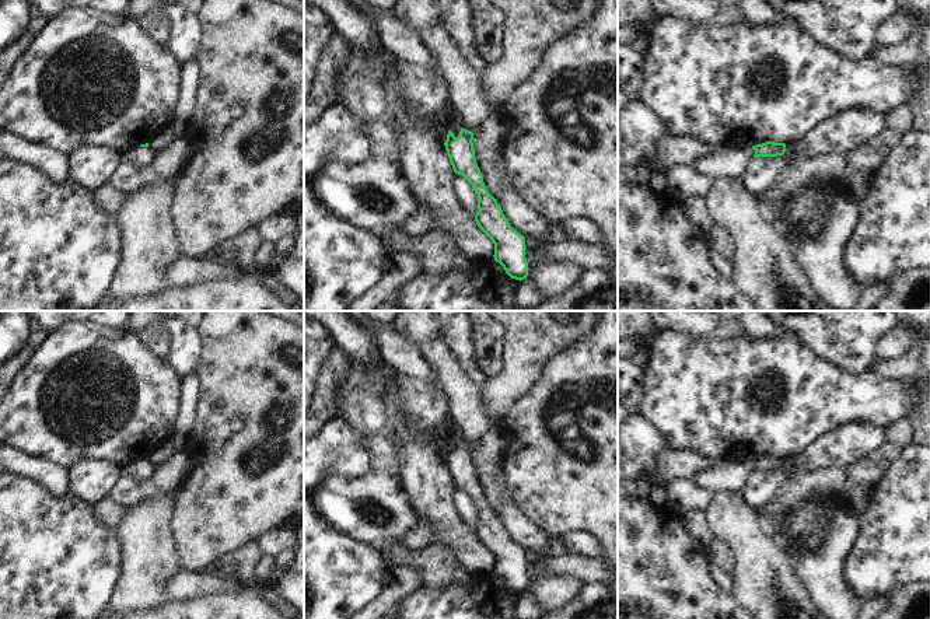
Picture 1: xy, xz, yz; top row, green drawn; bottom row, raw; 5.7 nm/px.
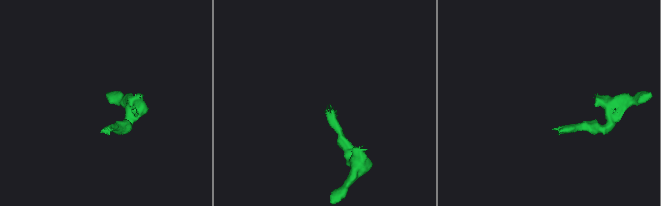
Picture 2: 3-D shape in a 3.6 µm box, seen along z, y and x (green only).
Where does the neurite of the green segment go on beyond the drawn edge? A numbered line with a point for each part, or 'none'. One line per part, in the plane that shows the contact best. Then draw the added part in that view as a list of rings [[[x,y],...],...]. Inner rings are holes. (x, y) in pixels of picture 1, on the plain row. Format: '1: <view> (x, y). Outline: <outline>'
1: xz (455, 439). Outline: [[[458,426],[452,427],[451,430],[451,436],[448,437],[448,443],[454,447],[455,451],[459,450],[462,440],[462,431]]]

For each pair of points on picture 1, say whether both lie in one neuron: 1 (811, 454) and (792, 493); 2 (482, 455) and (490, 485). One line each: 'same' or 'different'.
1: different
2: same

